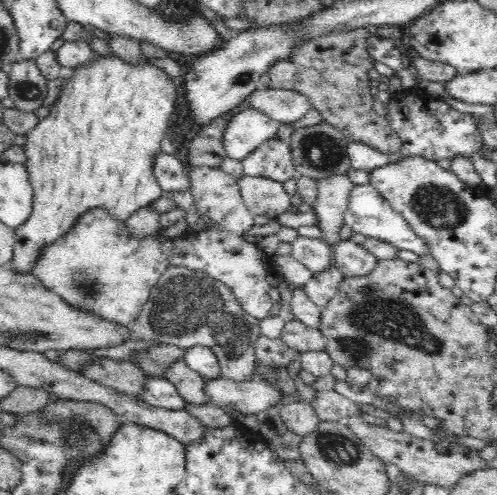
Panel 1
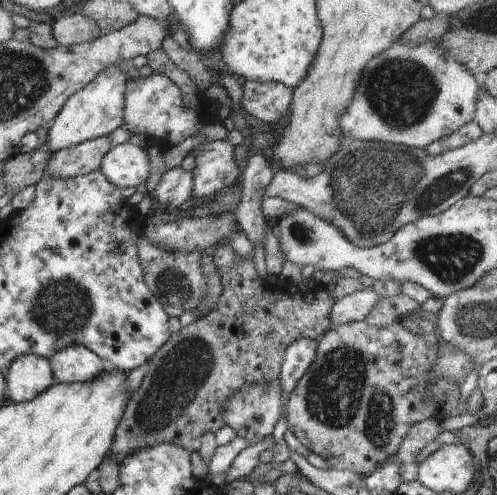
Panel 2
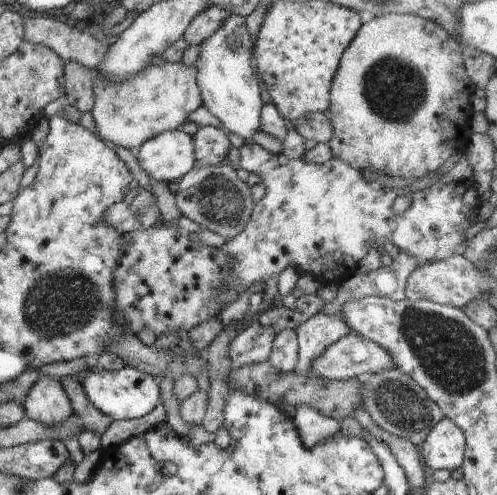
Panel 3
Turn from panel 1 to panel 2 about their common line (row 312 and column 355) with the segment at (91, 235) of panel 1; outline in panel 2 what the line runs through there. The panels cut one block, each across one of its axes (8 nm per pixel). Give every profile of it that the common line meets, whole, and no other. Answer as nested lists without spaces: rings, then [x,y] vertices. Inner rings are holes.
[[[399,38],[393,42],[383,54],[369,60],[361,72],[361,80],[357,84],[357,92],[353,94],[349,108],[339,120],[341,128],[341,144],[345,142],[387,142],[403,148],[417,148],[425,150],[429,144],[451,136],[459,128],[471,124],[475,120],[475,104],[477,104],[477,90],[479,78],[475,78],[463,64],[453,58],[445,58],[439,54],[437,42],[425,42],[421,46],[403,44]]]

